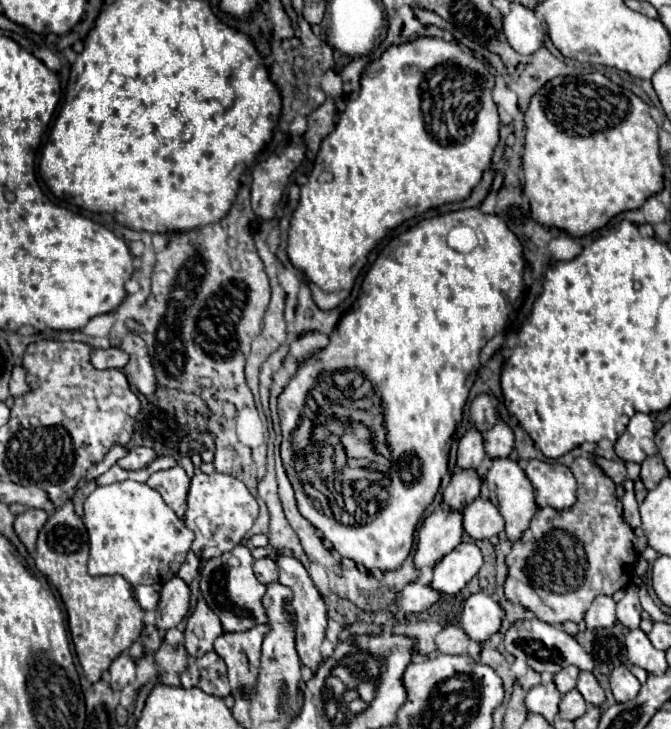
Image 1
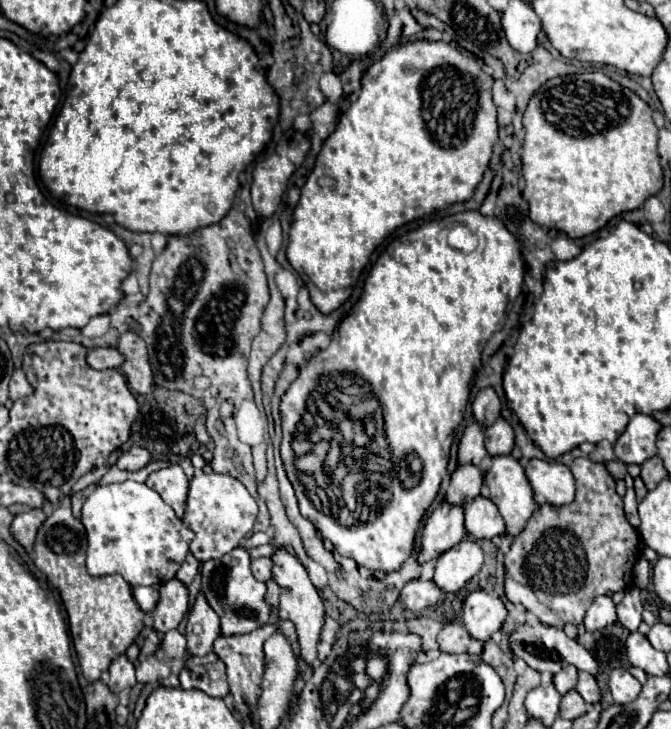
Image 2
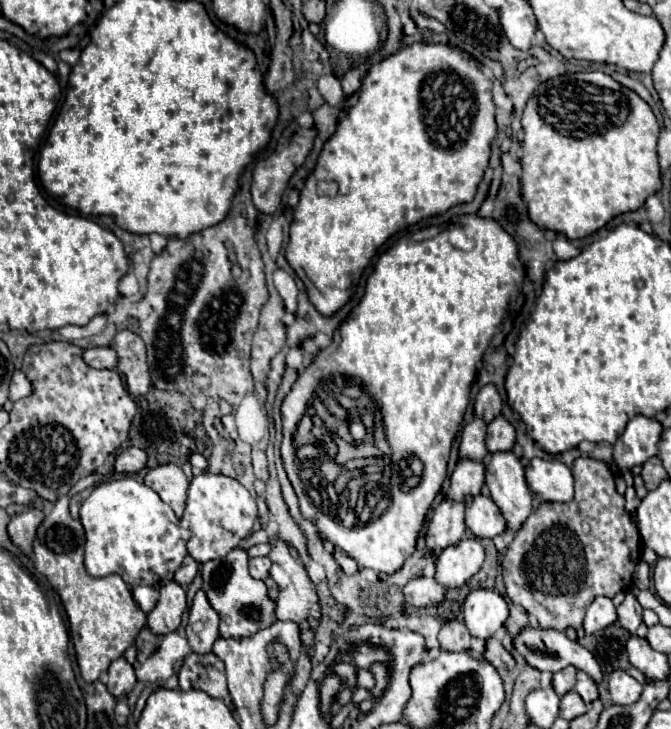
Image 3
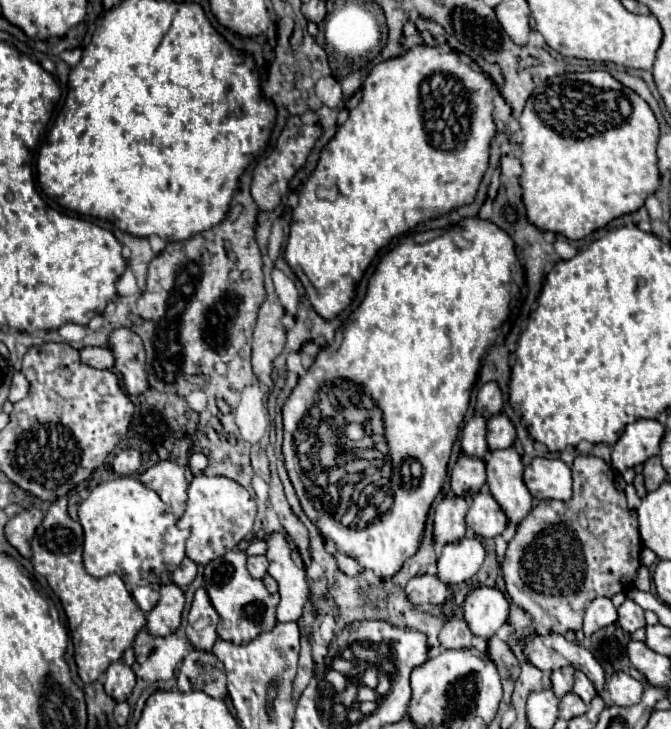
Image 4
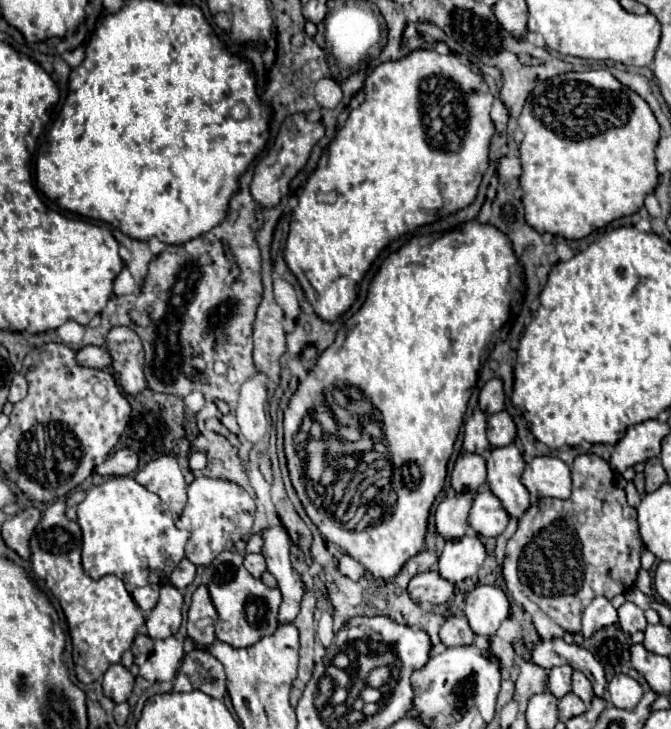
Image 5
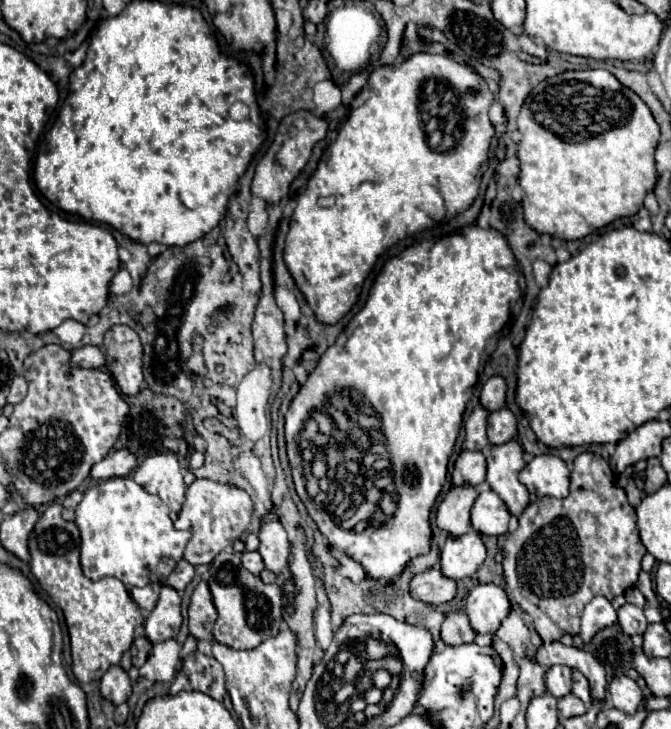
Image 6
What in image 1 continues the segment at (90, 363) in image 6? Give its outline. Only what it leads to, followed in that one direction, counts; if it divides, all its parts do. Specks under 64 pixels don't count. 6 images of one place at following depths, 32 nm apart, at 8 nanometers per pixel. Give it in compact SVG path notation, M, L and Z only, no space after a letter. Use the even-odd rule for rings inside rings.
M106 348L106 350L94 350L90 360L100 370L104 370L104 368L118 368L118 370L122 370L128 364L130 356L124 350L120 350L120 348Z

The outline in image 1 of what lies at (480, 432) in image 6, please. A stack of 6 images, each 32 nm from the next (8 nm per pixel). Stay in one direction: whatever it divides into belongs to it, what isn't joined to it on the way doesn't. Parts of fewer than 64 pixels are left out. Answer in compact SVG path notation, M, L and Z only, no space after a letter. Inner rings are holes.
M470 428L458 444L458 466L476 470L484 456L484 438L480 432L476 432L476 428Z

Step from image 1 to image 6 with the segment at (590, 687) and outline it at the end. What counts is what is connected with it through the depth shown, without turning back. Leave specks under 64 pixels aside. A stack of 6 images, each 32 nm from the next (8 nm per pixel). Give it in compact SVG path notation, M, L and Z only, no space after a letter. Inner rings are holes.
M574 670L572 672L572 694L576 694L586 706L590 704L590 684L588 684L588 680L586 680L586 676L584 674L580 674L578 670Z

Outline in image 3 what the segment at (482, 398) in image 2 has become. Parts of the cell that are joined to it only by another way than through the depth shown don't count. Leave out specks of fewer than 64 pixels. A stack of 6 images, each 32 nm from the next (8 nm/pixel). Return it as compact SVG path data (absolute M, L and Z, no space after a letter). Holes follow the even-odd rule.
M494 384L480 388L480 392L474 400L474 414L478 418L482 418L486 424L490 424L496 416L500 416L500 408L502 408L502 400L500 400L500 394L494 388Z

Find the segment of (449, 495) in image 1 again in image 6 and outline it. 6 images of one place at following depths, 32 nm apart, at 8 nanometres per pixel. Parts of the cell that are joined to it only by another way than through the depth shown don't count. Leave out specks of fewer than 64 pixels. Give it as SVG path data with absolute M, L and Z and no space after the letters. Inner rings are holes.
M464 450L452 472L452 484L454 486L478 486L486 480L486 458L482 452L468 452Z

